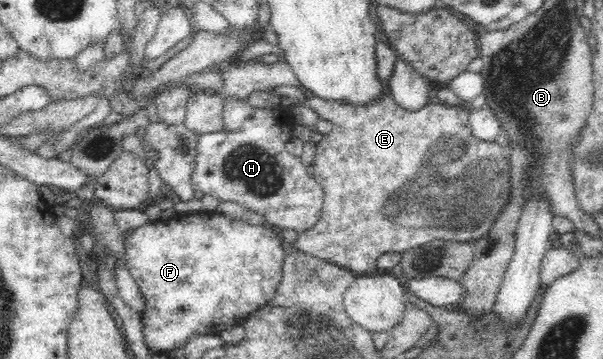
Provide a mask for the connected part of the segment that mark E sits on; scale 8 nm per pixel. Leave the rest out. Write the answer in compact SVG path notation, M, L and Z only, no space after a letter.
M381 95L374 101L357 106L335 100L328 101L319 97L310 97L305 100L305 105L317 112L319 118L332 122L332 130L329 134L324 134L323 140L317 143L317 151L312 162L314 167L312 176L322 186L324 192L324 206L317 224L309 230L300 232L295 242L286 244L287 254L298 250L298 252L303 254L349 269L357 275L367 274L367 272L377 269L377 258L387 254L387 252L403 253L406 250L423 246L433 239L445 239L454 243L462 243L475 241L485 236L491 230L493 223L498 218L498 214L503 210L509 198L509 186L513 182L510 175L512 172L509 172L509 160L507 160L505 152L501 152L503 150L501 146L479 141L479 139L473 137L472 129L467 124L469 107L465 105L449 106L432 101L422 106L419 110L409 111L397 105L391 95Z

